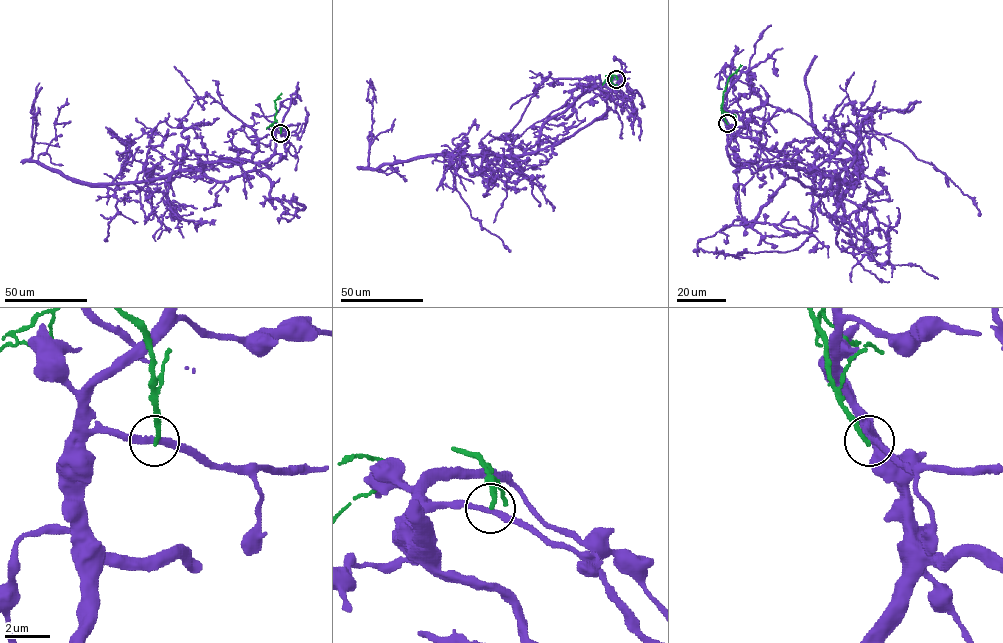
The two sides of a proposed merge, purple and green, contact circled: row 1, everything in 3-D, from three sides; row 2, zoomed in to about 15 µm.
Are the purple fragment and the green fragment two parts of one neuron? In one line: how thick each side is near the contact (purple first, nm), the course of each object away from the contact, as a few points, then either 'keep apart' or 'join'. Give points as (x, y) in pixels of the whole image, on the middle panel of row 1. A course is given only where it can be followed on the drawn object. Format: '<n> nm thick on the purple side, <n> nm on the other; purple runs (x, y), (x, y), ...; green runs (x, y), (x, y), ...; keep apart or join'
240 nm thick on the purple side, 200 nm on the other; purple runs (616, 79), (587, 90), (553, 116), (535, 152), (426, 155), (368, 168), (371, 81), (375, 90); green runs (616, 79), (615, 75), (610, 76), (610, 81), (618, 89); keep apart

